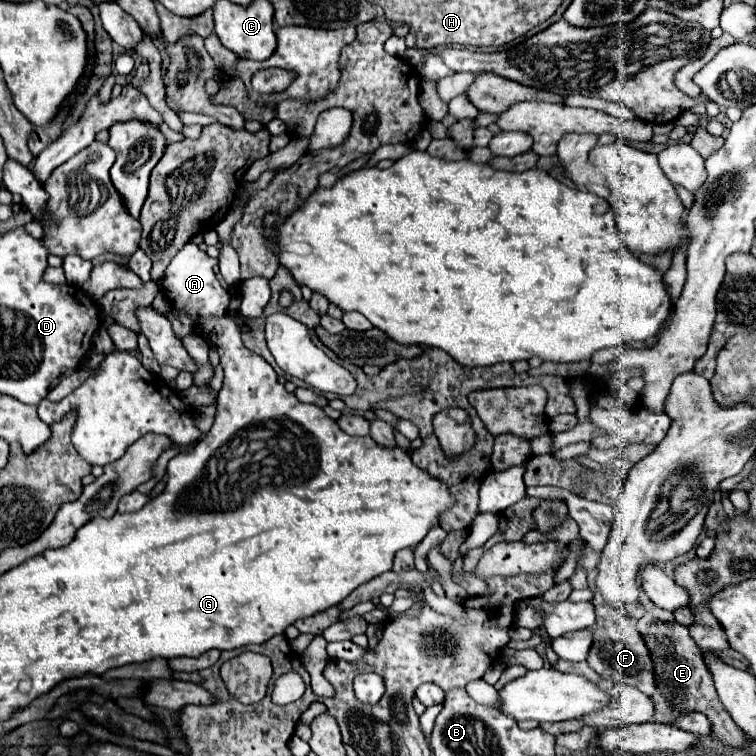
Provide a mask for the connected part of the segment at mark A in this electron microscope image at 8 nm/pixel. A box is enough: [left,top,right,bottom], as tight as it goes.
[161,242,229,324]

